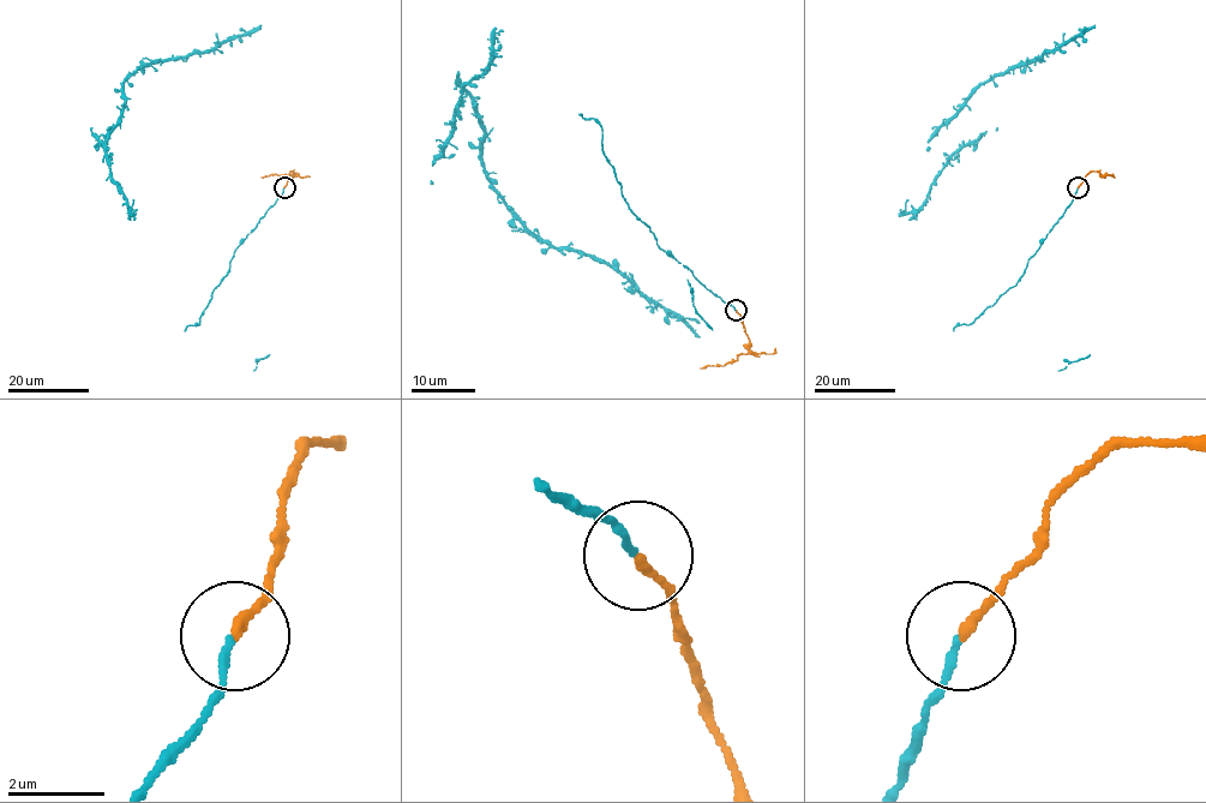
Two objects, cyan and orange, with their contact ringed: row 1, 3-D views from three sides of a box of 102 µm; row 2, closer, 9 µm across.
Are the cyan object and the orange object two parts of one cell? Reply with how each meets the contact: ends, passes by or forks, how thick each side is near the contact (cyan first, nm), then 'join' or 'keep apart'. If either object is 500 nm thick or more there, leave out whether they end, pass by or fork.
cyan ends; orange ends; calibres 130 and 200 nm; keep apart

